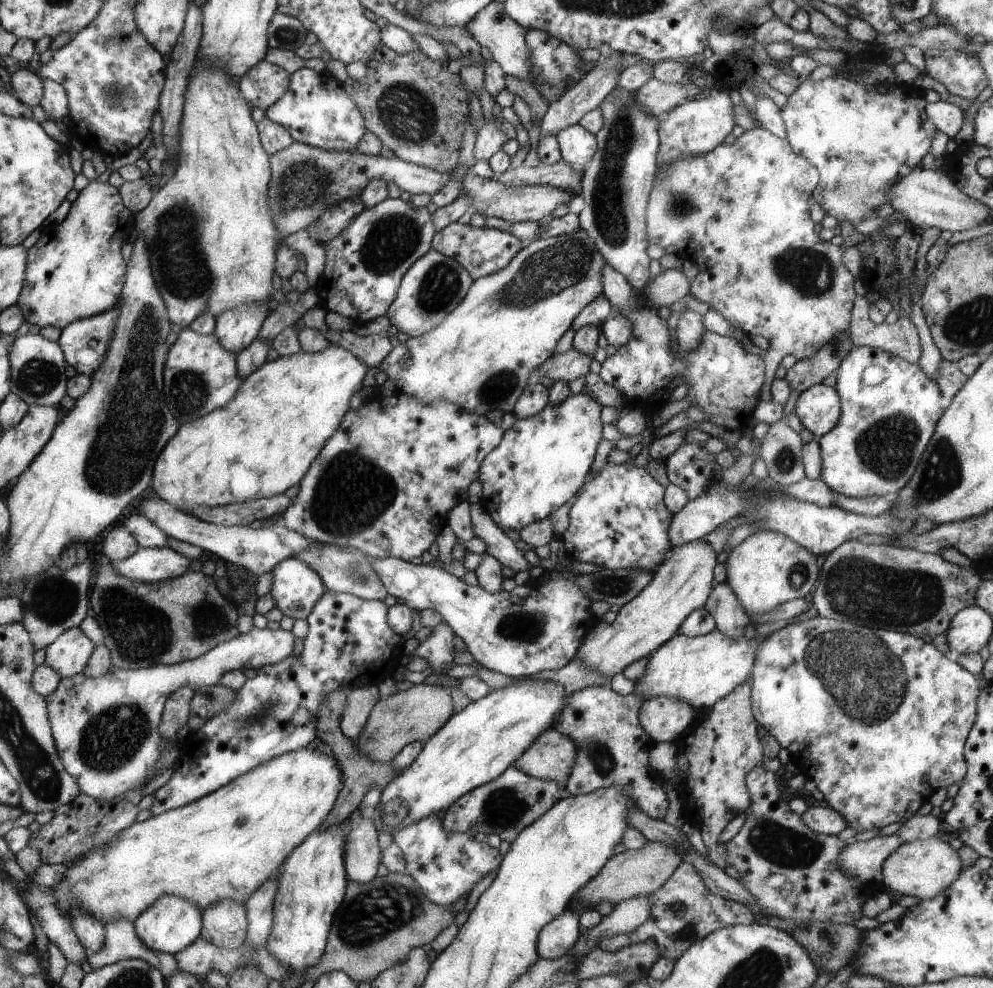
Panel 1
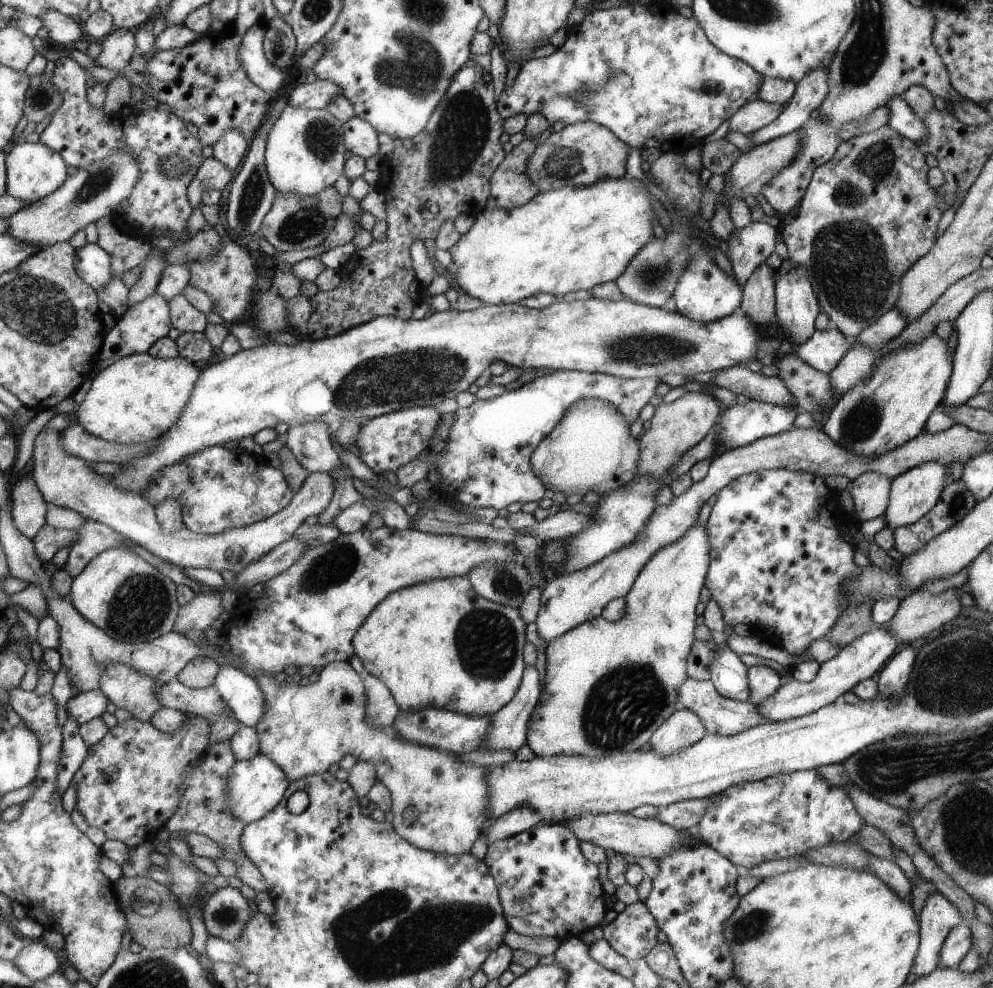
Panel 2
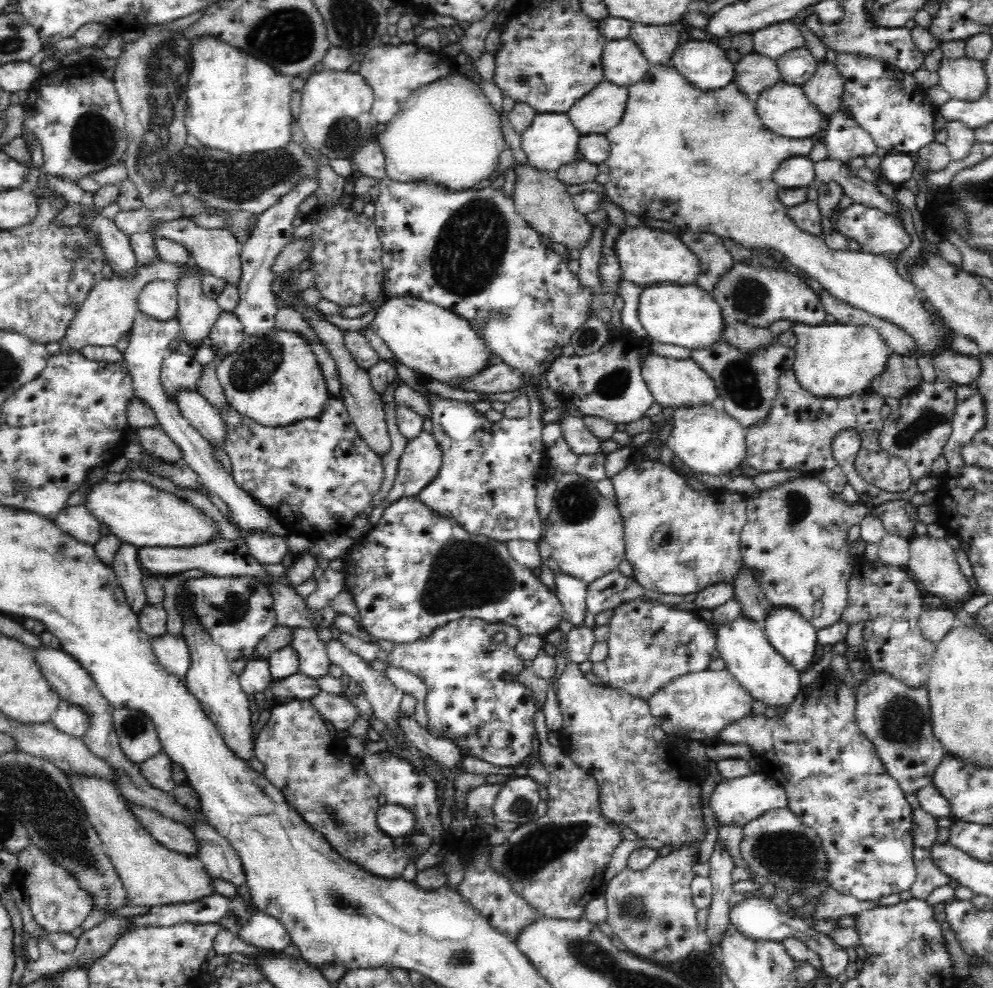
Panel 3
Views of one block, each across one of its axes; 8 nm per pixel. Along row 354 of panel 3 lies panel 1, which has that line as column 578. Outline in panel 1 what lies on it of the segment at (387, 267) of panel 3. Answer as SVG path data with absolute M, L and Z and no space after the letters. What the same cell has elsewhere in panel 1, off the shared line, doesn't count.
M637 460L633 463L621 463L613 465L606 463L603 469L592 475L588 475L583 485L580 486L577 498L571 505L568 511L569 524L567 529L559 538L563 542L565 556L569 557L571 561L577 562L592 562L602 566L603 569L643 569L646 571L653 571L665 559L668 550L671 549L671 539L668 538L668 526L672 522L672 515L668 507L664 503L664 488L659 485L645 470L645 464L642 460Z

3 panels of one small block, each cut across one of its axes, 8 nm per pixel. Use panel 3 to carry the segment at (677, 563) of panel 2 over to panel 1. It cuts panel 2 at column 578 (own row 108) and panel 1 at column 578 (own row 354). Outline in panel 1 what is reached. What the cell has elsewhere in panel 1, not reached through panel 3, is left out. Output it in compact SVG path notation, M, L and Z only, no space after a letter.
M565 909L540 930L536 951L541 959L556 959L569 952L580 936L578 915Z

